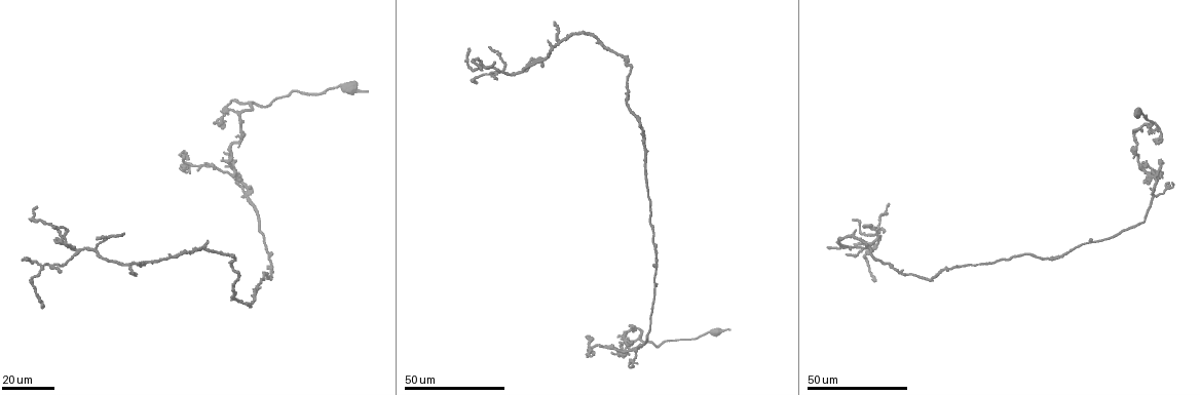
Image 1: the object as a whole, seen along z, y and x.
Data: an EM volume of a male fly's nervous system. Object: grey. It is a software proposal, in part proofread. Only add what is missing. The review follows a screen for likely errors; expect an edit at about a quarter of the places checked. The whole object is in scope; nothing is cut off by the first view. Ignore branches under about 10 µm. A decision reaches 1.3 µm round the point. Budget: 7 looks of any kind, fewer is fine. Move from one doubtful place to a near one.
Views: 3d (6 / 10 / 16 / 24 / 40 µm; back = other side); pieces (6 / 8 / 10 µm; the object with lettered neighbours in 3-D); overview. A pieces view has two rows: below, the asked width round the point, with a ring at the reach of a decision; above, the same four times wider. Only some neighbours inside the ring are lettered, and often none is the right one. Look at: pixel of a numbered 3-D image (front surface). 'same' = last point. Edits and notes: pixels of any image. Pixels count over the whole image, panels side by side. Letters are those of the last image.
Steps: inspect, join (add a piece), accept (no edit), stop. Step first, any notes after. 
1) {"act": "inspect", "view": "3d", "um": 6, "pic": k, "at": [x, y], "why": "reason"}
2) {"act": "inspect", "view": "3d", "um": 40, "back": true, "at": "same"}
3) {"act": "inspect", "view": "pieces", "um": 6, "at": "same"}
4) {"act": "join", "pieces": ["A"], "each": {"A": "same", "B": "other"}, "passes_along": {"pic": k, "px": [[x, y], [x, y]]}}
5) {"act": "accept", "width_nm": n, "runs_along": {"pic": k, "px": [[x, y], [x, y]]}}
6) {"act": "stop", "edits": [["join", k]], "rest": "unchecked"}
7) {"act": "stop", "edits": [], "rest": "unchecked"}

{"act": "inspect", "view": "3d", "um": 40, "pic": 1, "at": [871, 226]}

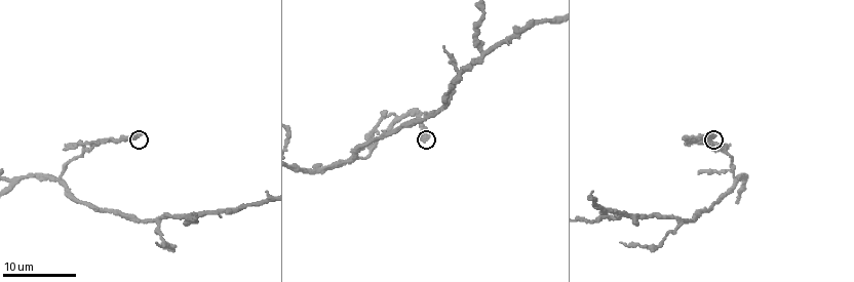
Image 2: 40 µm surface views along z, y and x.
{"act": "inspect", "view": "pieces", "um": 10, "pic": 2, "at": [714, 137]}

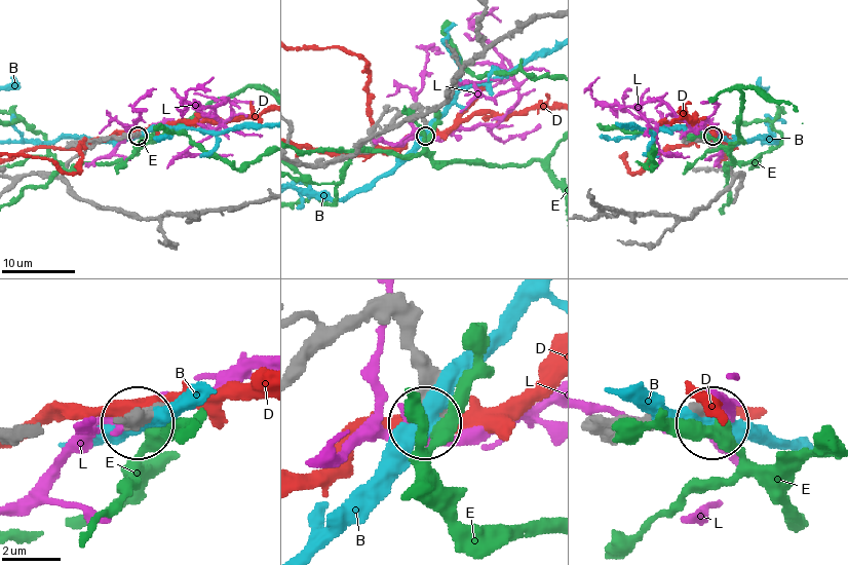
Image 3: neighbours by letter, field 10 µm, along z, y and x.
{"act": "accept", "each": {"B": "other", "D": "other", "E": "other", "L": "other"}, "found": "none of them fits"}

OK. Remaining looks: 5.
{"act": "inspect", "view": "3d", "um": 40, "pic": 1, "at": [209, 241], "why": "an open end"}

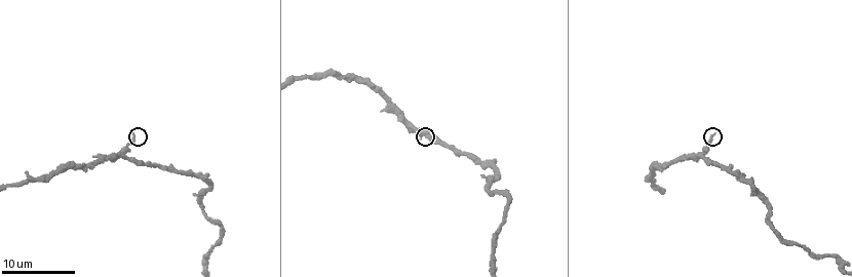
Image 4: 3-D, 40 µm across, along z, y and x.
{"act": "inspect", "view": "pieces", "um": 6, "pic": 4, "at": [714, 133], "why": "see the neighbours"}

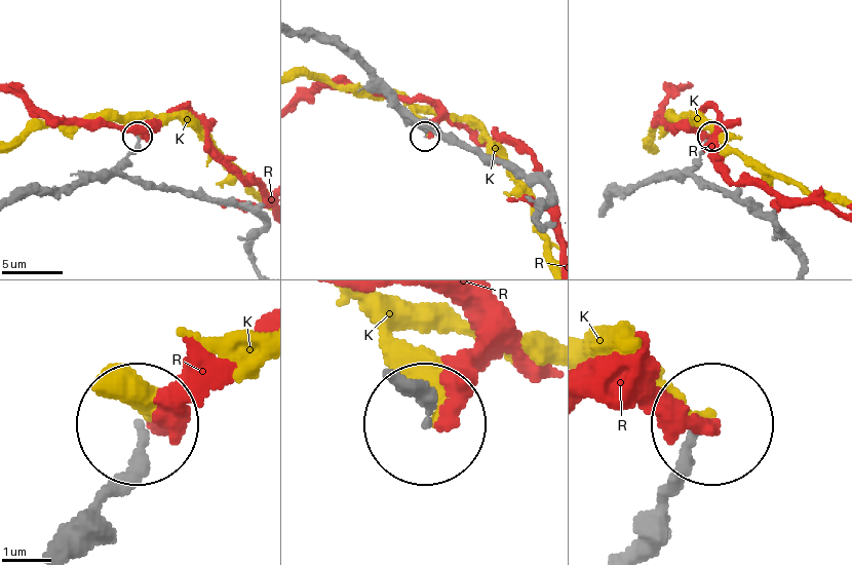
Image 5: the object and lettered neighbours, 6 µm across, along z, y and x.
{"act": "accept", "each": {"K": "other", "R": "other"}, "runs_along": {"pic": 5, "px": [[88, 545], [97, 496], [138, 426]]}, "found": "none of them fits"}

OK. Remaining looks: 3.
{"act": "inspect", "view": "3d", "um": 40, "pic": 1, "at": [203, 165], "why": "an open end"}

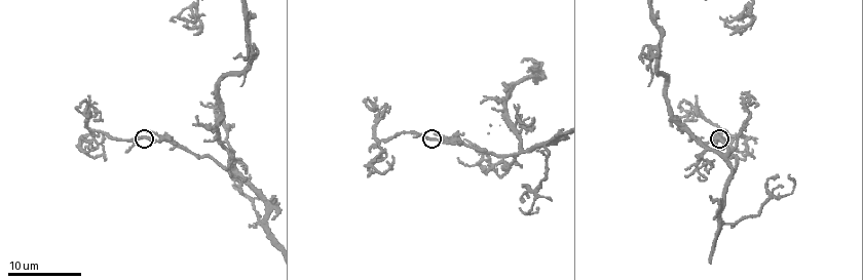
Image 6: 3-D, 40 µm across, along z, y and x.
{"act": "inspect", "view": "pieces", "um": 8, "pic": 6, "at": [147, 131], "why": "see the neighbours"}

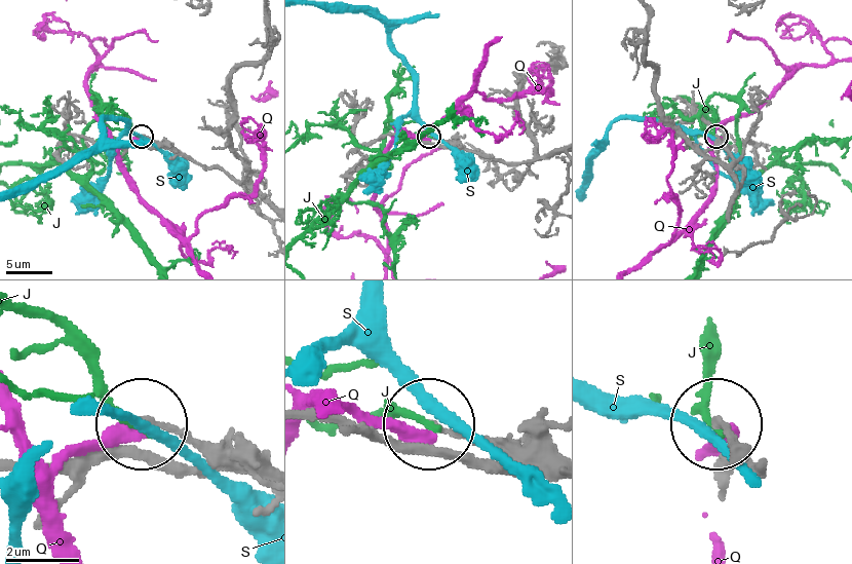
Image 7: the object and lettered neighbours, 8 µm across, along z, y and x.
{"act": "accept", "width_nm": 180, "each": {"J": "other", "Q": "other", "S": "other"}, "runs_along": {"pic": 7, "px": [[553, 470], [427, 424]]}, "found": "none of them fits"}

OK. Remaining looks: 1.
{"act": "stop", "edits": [], "rest": "unchecked"}

